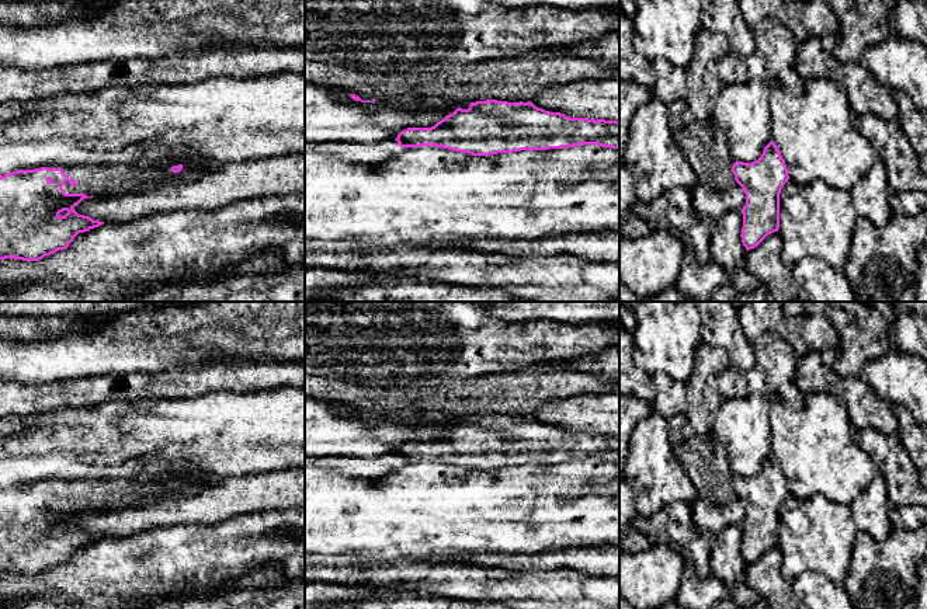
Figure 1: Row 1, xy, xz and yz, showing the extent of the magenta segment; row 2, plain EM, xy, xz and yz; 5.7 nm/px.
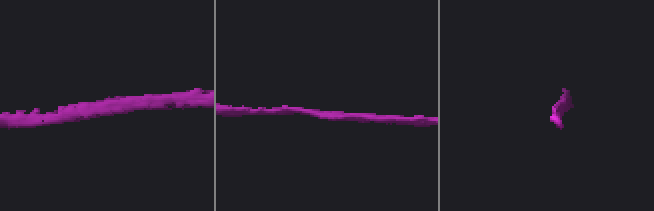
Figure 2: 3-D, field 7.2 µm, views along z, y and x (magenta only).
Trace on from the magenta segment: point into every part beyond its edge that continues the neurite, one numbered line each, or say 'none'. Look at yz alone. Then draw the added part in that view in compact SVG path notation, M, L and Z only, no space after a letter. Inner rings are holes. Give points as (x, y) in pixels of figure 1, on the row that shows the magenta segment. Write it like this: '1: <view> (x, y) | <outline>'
none

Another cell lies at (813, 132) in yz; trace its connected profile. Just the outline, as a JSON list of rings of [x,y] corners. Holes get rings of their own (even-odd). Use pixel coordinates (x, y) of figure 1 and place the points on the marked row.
[[[809,79],[802,95],[777,86],[770,94],[771,140],[785,160],[789,180],[808,185],[822,180],[851,191],[879,160],[874,146],[853,126],[847,90],[831,79]]]

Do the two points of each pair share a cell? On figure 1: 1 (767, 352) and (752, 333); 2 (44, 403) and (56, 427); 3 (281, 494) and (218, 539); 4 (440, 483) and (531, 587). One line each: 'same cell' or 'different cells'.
1: different cells
2: different cells
3: different cells
4: different cells

